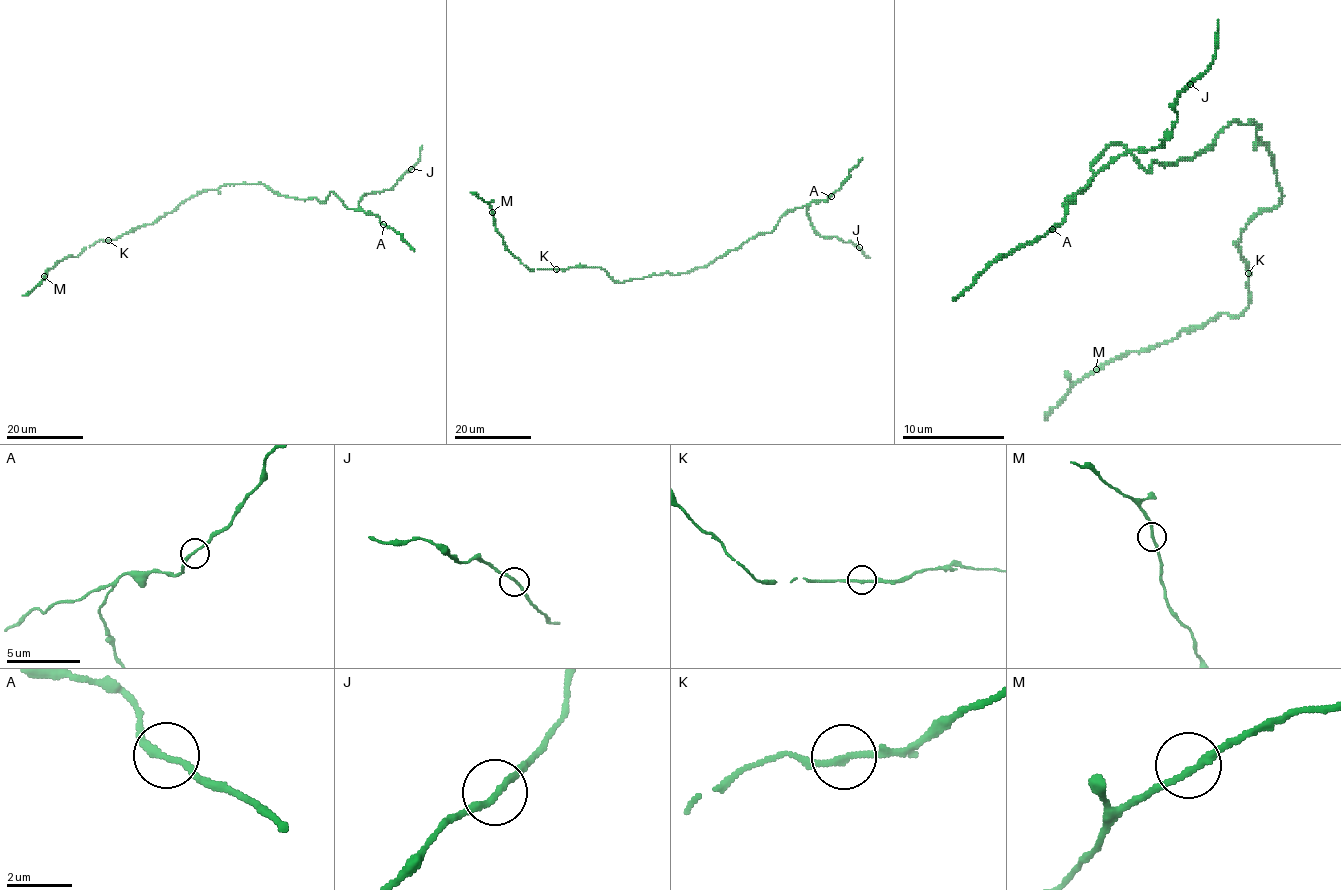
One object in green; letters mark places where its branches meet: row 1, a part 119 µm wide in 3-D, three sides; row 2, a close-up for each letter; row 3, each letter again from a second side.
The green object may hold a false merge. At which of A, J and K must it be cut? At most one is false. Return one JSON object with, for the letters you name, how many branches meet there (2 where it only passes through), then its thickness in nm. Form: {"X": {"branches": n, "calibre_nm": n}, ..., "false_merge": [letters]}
{"false_merge": []}

